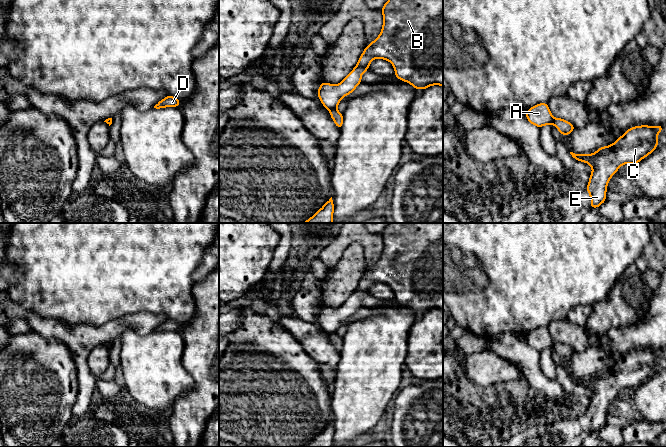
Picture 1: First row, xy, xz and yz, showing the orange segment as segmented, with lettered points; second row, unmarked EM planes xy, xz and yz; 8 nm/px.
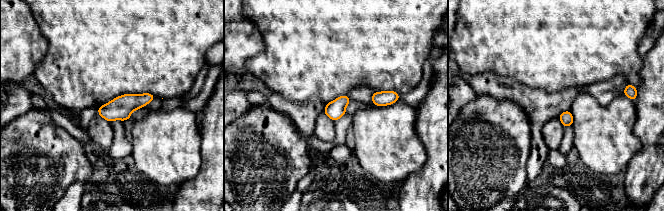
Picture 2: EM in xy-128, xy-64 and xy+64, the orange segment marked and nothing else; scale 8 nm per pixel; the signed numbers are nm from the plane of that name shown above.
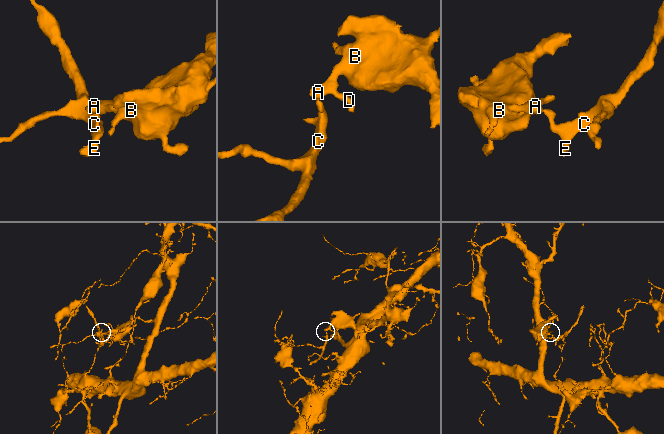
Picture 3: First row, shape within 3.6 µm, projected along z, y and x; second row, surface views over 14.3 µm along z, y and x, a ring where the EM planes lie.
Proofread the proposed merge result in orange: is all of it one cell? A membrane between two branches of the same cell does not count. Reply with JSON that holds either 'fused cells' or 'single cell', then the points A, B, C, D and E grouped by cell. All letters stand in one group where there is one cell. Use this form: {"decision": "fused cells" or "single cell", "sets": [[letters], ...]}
{"decision": "fused cells", "sets": [["A", "B", "D"], ["C", "E"]]}

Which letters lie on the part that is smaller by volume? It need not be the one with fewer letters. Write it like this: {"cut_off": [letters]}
{"cut_off": ["C", "E"]}

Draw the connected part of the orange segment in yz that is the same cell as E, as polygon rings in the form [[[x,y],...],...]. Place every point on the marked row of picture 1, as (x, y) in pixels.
[[[641,125],[638,127],[632,126],[612,145],[603,146],[593,154],[580,155],[570,152],[574,159],[576,159],[577,161],[588,163],[593,169],[592,173],[590,174],[590,180],[586,187],[591,197],[591,208],[598,208],[602,203],[606,201],[607,184],[610,178],[623,164],[637,164],[657,148],[657,137],[660,131],[663,131],[663,125]]]

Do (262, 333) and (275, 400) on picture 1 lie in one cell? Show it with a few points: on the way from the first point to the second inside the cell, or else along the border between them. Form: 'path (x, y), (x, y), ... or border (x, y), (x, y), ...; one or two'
path (279, 350), (300, 371), (287, 385); one

